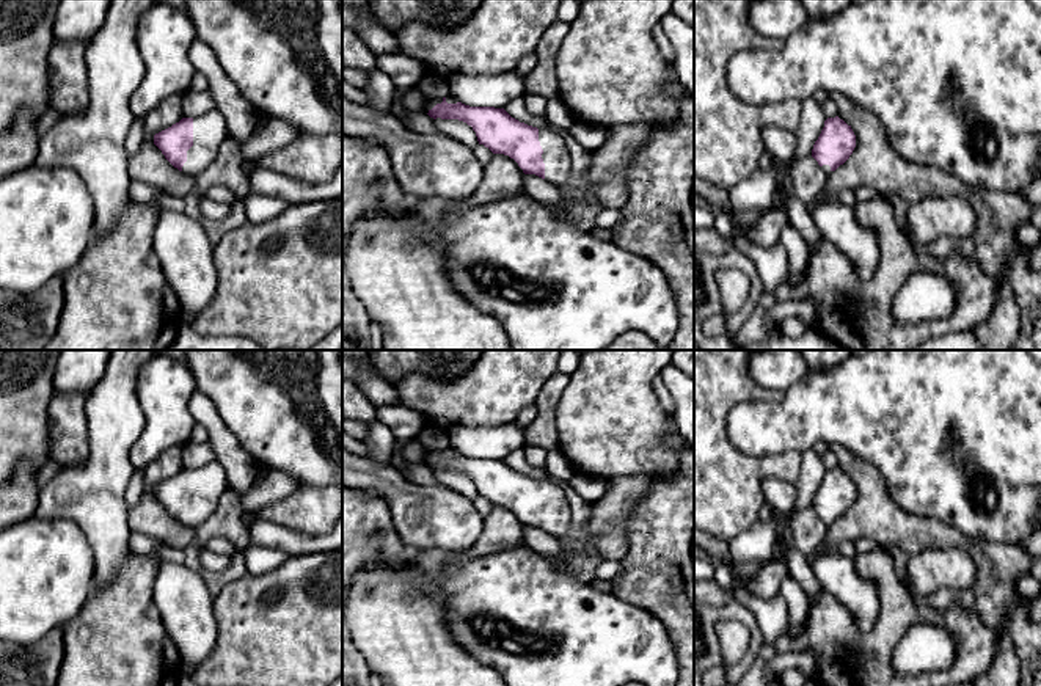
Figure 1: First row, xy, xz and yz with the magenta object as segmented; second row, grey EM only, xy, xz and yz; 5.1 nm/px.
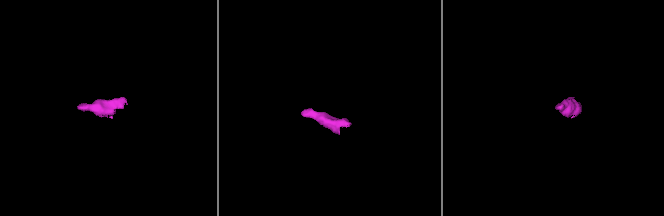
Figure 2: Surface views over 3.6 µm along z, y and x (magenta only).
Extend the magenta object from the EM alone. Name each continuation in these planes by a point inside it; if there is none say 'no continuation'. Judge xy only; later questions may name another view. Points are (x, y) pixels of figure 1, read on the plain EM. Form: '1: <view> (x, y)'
1: xy (209, 482)

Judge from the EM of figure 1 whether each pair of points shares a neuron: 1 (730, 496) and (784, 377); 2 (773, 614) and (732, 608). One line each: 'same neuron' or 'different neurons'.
1: different neurons
2: different neurons

